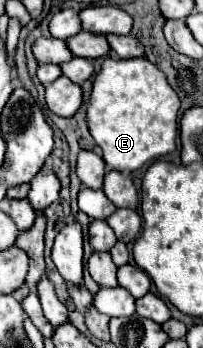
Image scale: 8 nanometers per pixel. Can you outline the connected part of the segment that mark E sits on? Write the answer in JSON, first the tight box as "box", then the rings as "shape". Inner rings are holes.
{"box":[86,57,180,173],"shape":[[[106,57],[92,81],[86,123],[96,145],[102,149],[104,163],[120,173],[132,173],[146,161],[176,149],[178,109],[180,99],[176,91],[168,87],[162,71],[146,57],[134,57],[130,61]]]}

